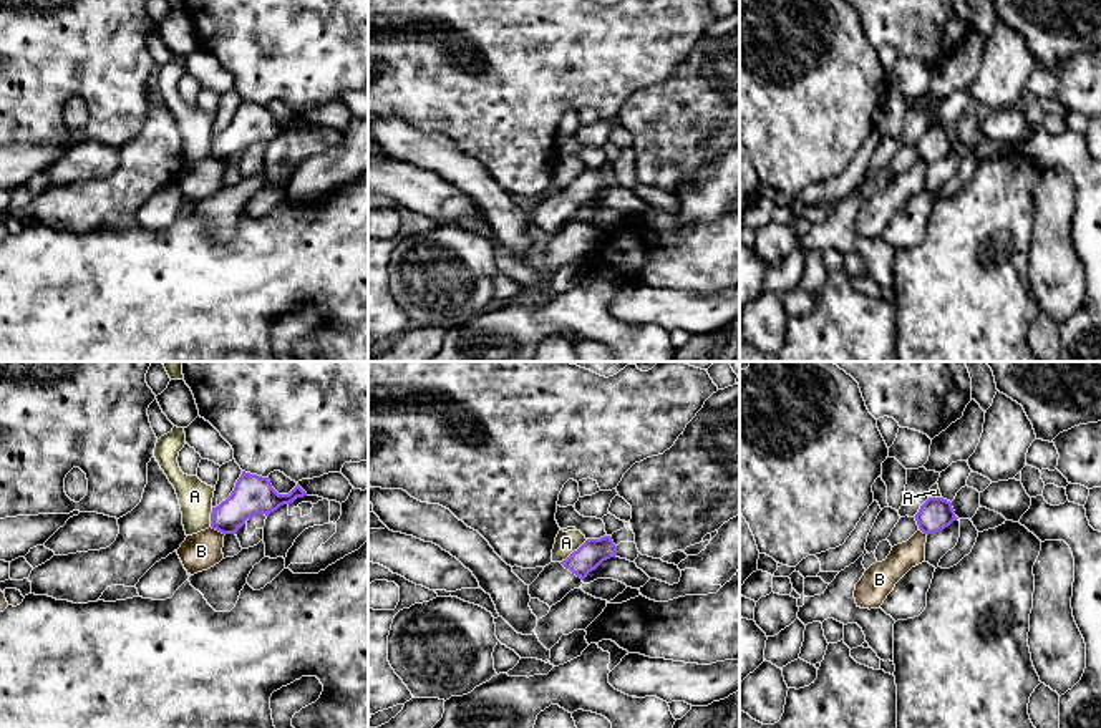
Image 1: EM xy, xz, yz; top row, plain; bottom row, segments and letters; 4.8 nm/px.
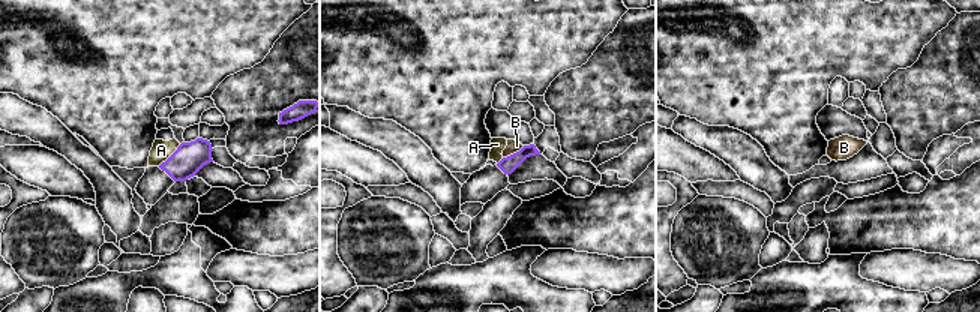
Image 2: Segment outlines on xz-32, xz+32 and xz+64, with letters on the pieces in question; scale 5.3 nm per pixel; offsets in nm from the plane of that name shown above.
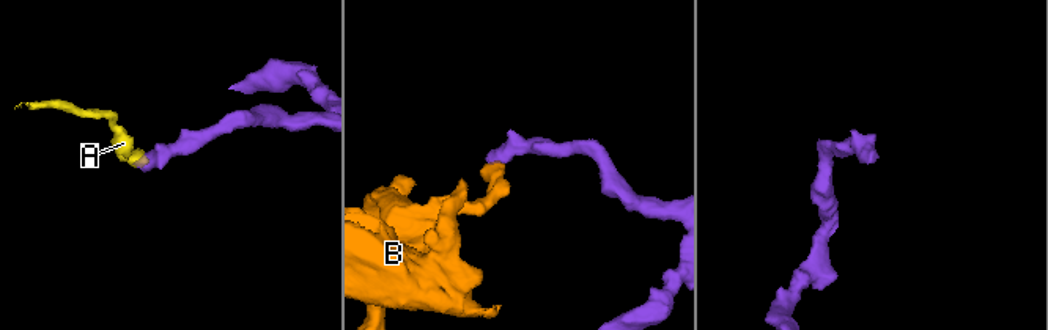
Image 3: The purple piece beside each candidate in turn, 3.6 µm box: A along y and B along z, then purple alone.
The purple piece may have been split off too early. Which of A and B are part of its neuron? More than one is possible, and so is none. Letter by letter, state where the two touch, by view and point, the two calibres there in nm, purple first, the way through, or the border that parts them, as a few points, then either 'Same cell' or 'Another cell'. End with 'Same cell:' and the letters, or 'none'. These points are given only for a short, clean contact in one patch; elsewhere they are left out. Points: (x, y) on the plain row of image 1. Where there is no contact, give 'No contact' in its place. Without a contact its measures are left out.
A: Touches purple at xz (574, 179). Thickness 140 nm (purple) against 110 nm. Boundary: xz (587, 168), (561, 191). Another cell
B: Touches purple at xy (218, 158). Thickness 190 nm (purple) against 180 nm. Boundary: xy (211, 155), (224, 163). Another cell
Same cell: none

